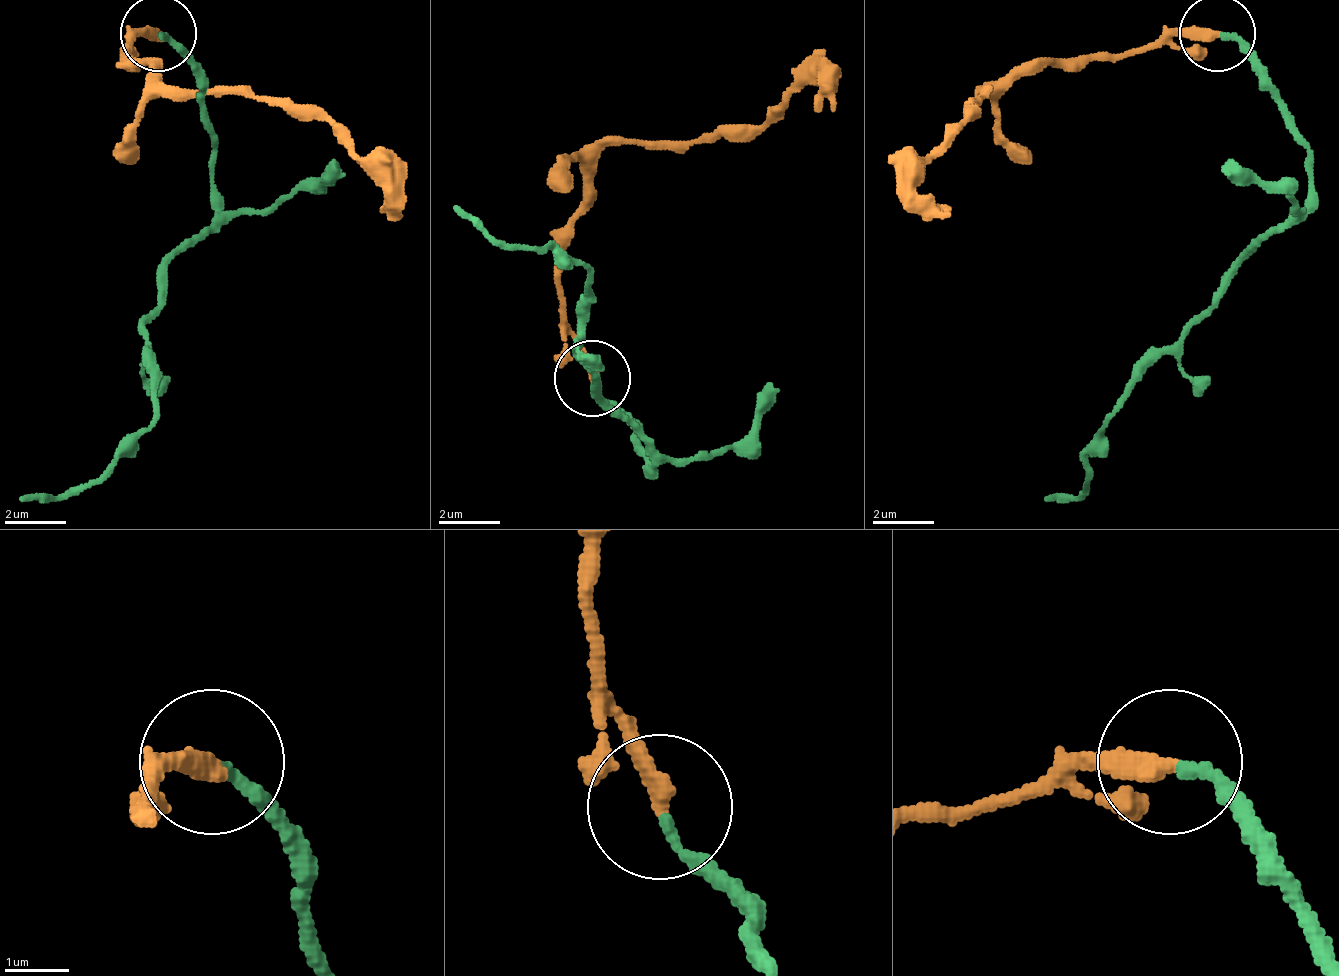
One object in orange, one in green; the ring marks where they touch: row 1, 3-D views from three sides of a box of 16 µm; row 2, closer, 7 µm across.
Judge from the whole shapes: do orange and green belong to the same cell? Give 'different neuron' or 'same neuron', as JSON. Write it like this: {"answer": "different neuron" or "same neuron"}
{"answer": "same neuron"}

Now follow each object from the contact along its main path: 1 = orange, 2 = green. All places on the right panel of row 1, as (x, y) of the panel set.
1: (1219, 34), (1120, 57), (1066, 57), (1043, 65), (1013, 65), (974, 103), (921, 172), (921, 187), (952, 218)
2: (1219, 34), (1265, 72), (1303, 149), (1311, 202), (1234, 271), (1196, 325), (1112, 416), (1089, 485), (1043, 500)

